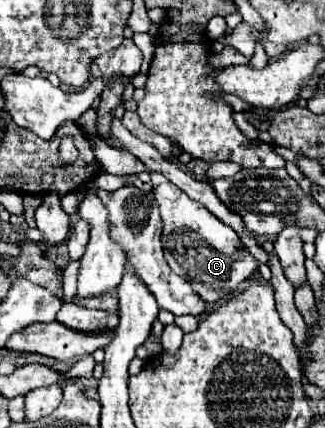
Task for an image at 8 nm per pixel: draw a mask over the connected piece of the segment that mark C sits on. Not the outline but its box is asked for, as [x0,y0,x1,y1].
[150,172,260,304]

